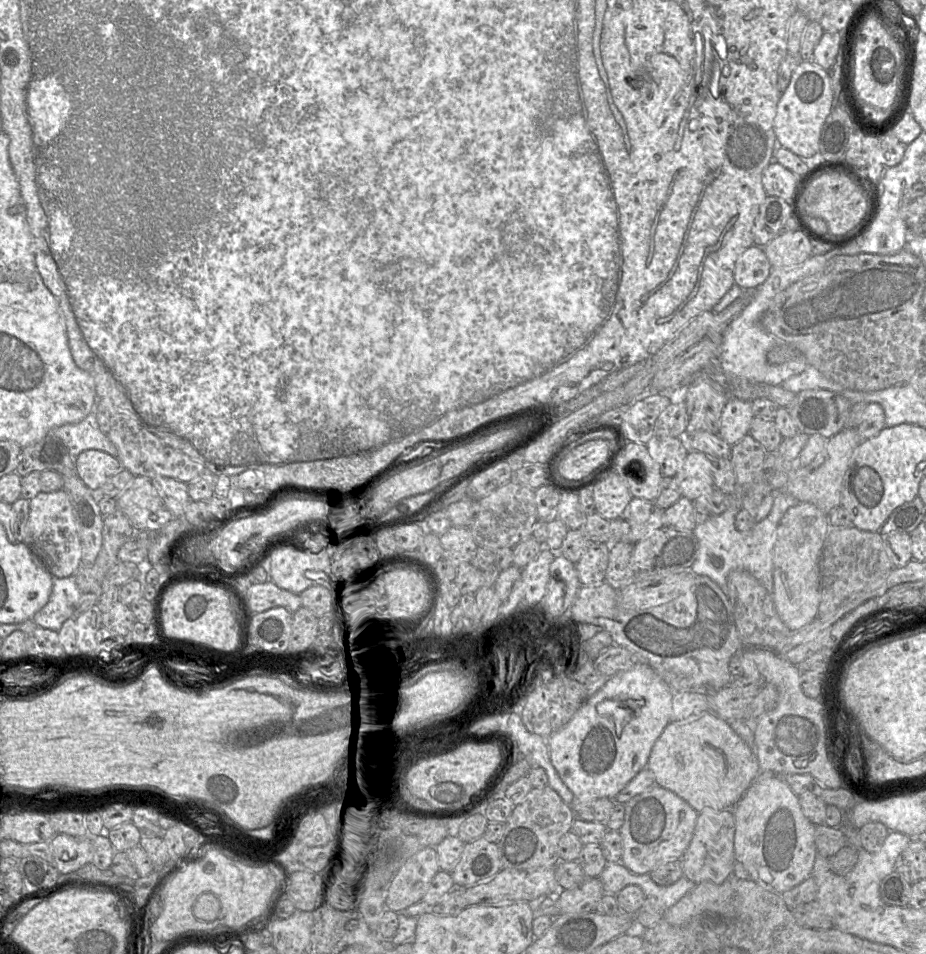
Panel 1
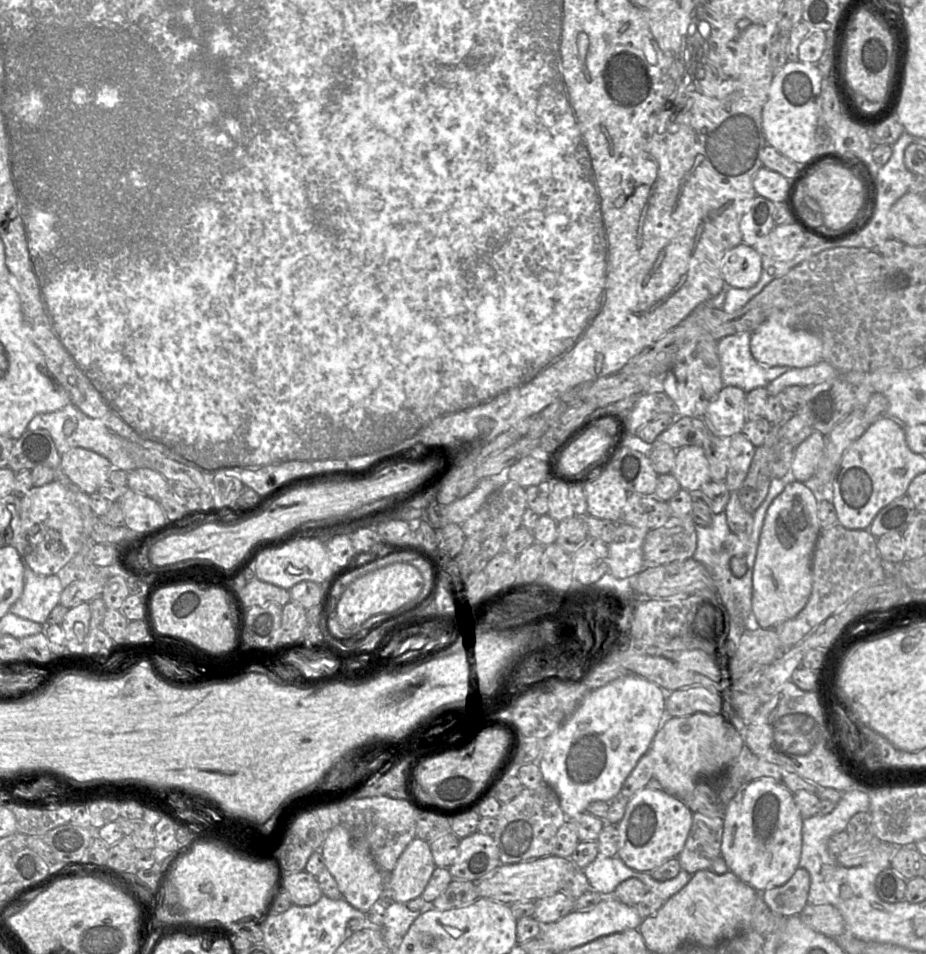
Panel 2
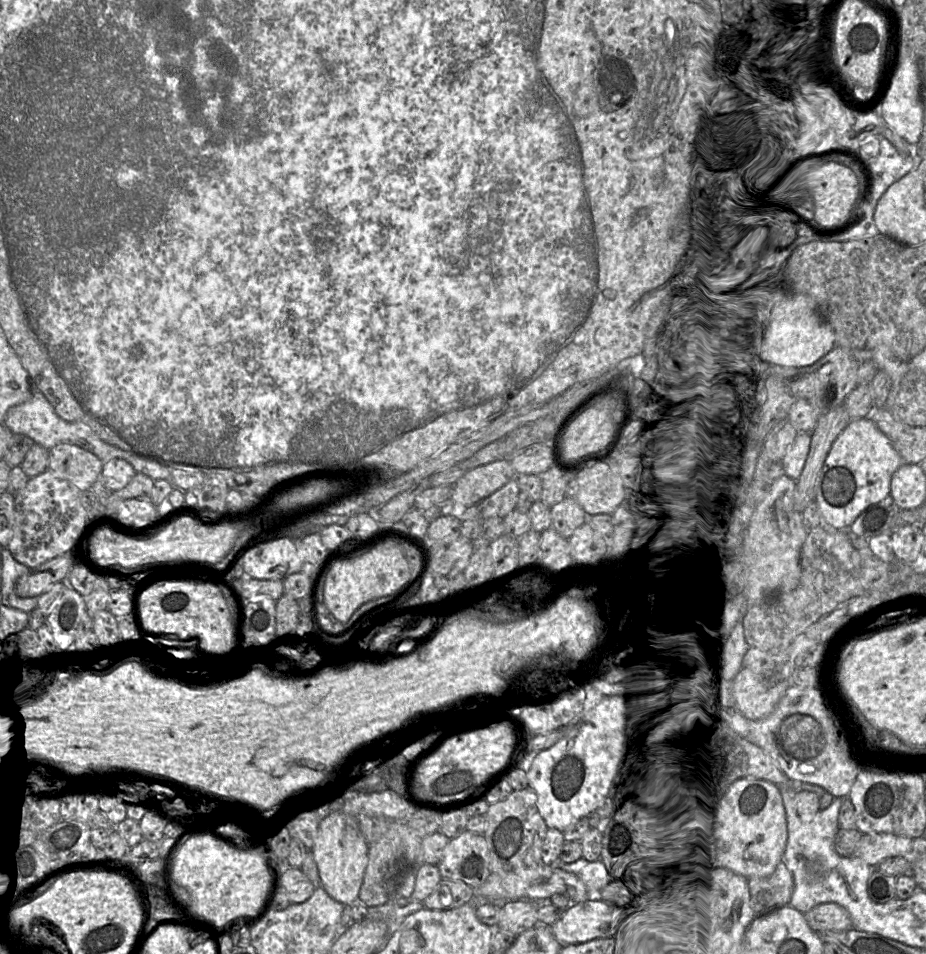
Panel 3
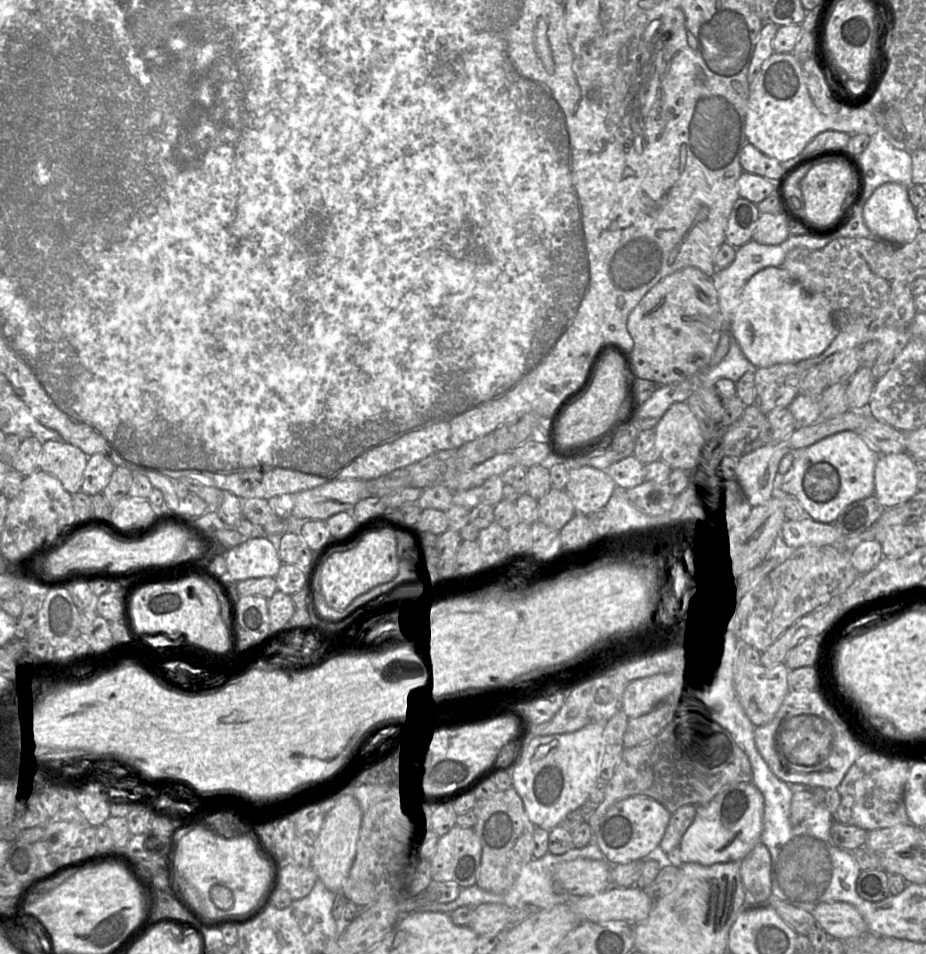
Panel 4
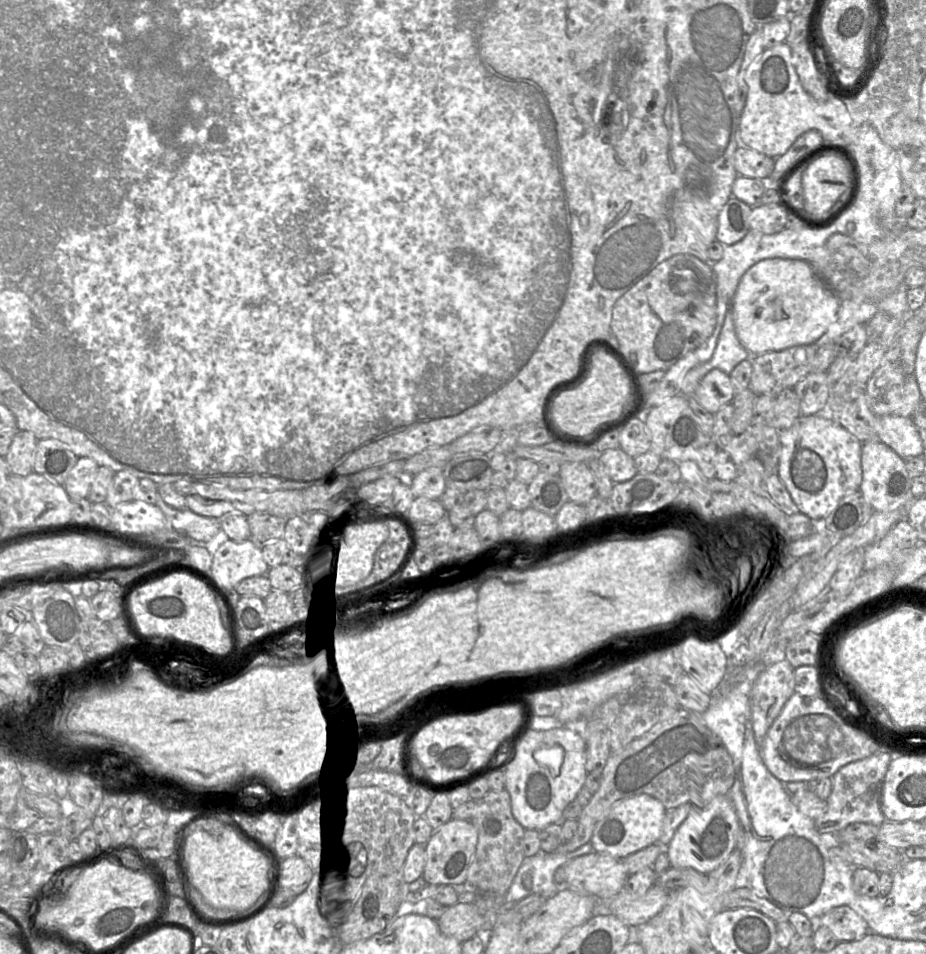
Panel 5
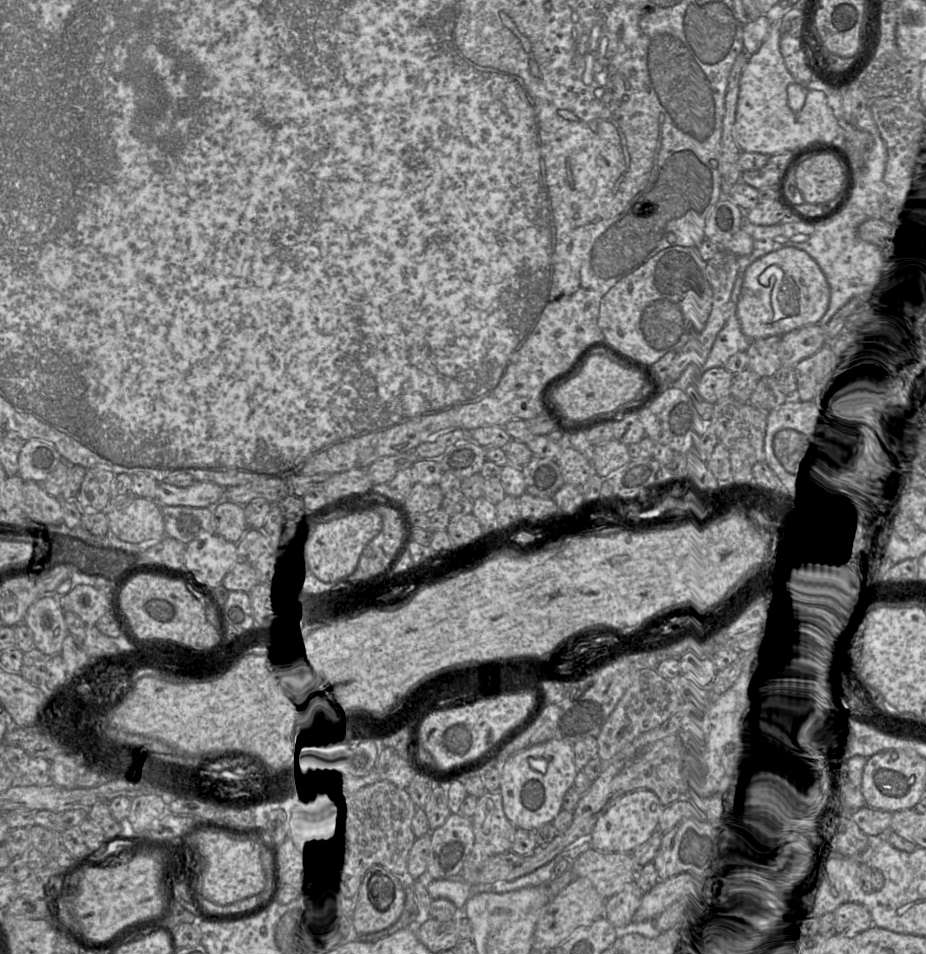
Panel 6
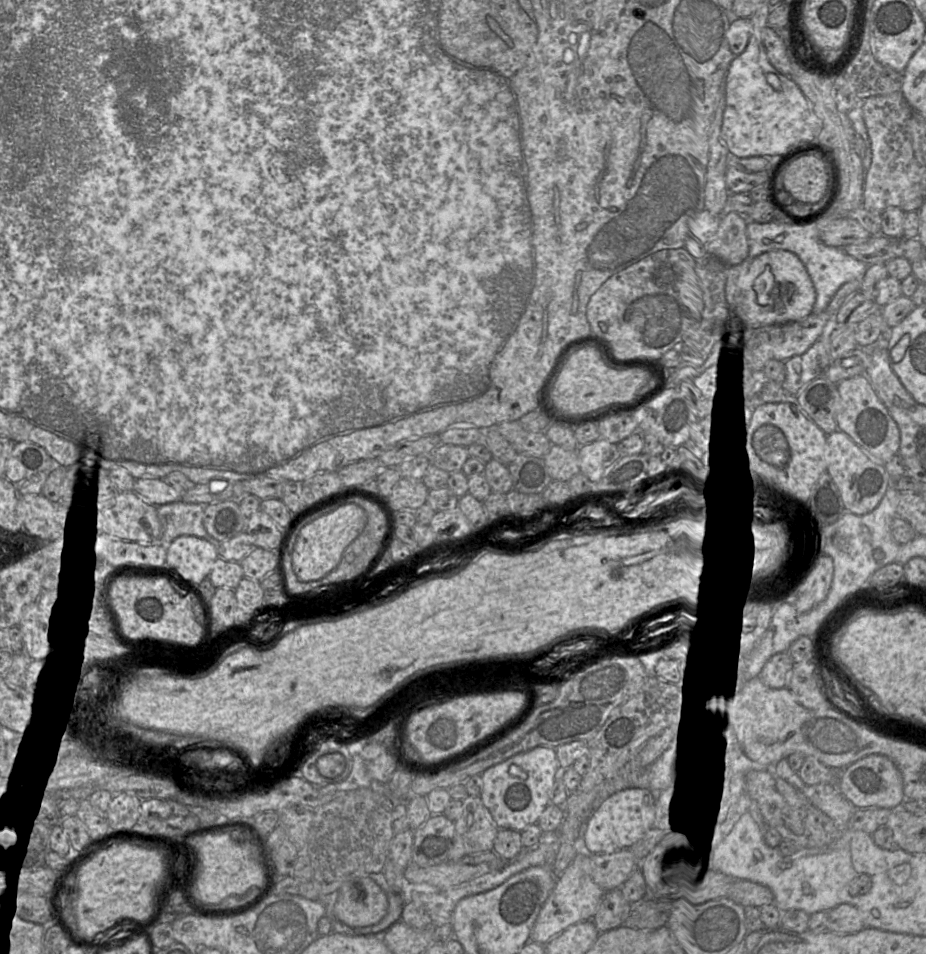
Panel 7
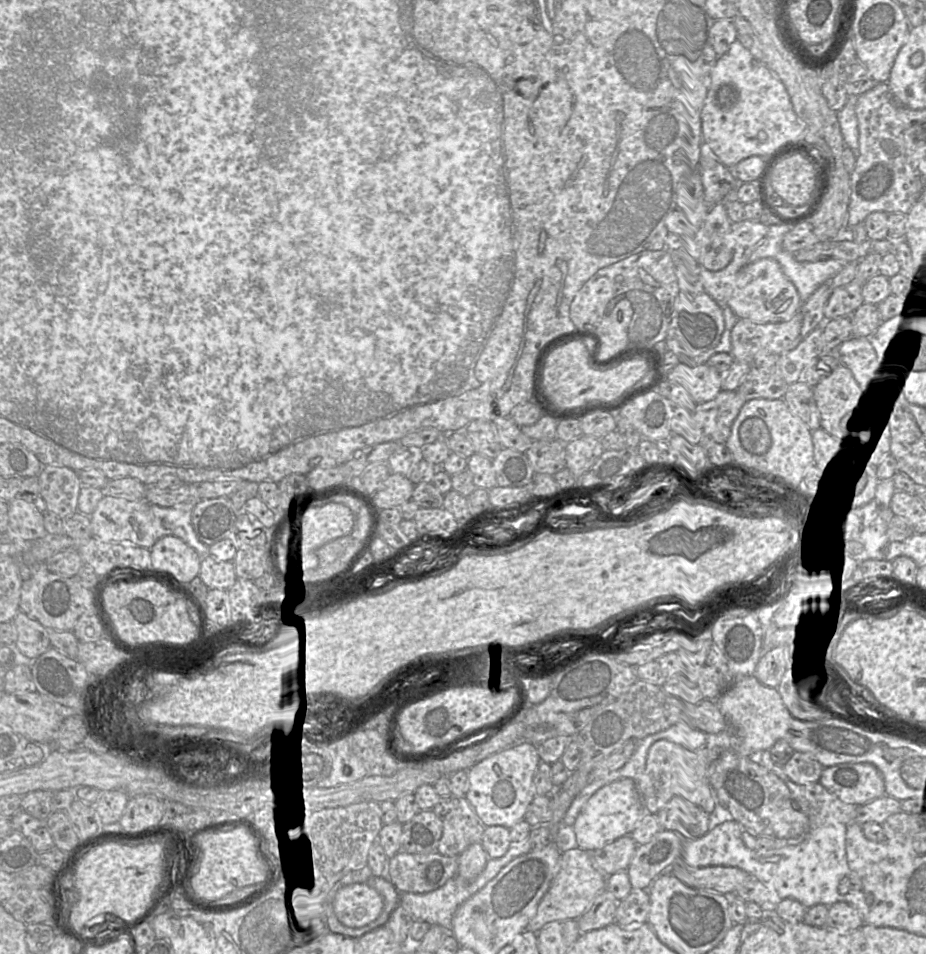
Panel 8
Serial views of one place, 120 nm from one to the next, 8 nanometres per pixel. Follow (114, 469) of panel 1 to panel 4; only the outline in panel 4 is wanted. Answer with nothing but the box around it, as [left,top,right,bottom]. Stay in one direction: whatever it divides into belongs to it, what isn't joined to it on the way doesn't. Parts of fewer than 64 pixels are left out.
[40,440,88,494]

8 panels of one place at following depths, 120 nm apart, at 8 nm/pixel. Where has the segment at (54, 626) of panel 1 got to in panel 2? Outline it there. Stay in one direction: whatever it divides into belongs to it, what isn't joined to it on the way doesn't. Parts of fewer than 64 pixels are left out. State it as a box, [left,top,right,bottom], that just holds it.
[10,567,63,625]

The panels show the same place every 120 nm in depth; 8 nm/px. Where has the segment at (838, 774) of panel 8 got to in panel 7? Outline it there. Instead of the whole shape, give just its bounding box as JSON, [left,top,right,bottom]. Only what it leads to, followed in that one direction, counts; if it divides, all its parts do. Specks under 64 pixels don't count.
[838,754,905,809]

